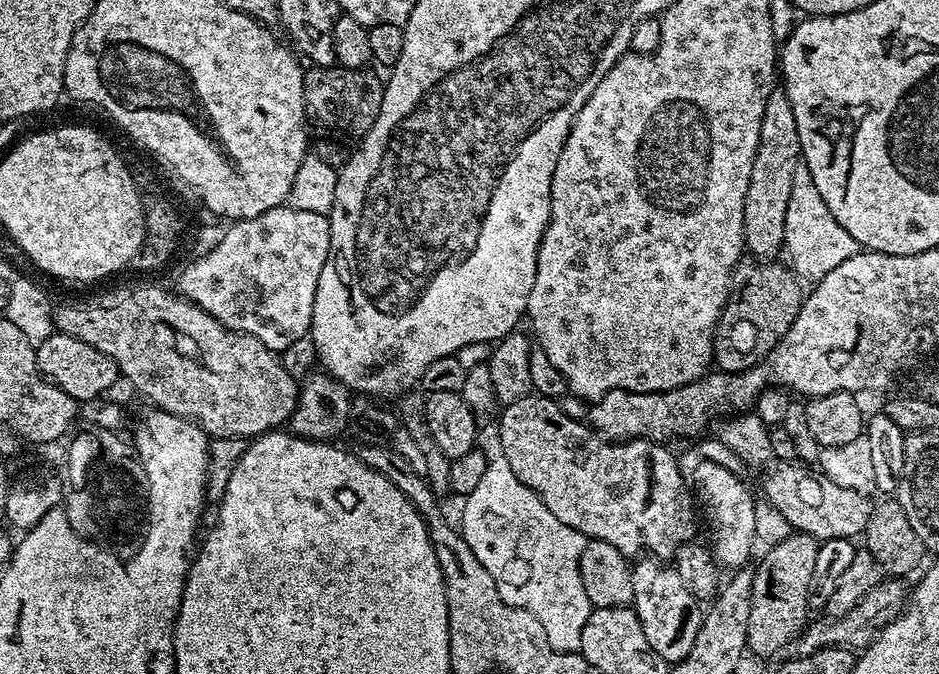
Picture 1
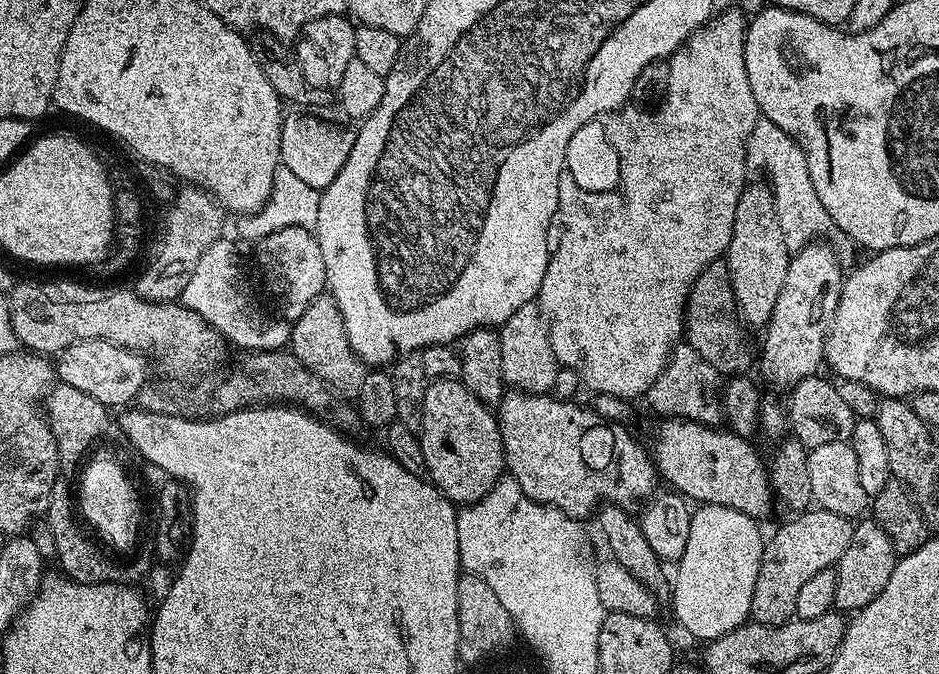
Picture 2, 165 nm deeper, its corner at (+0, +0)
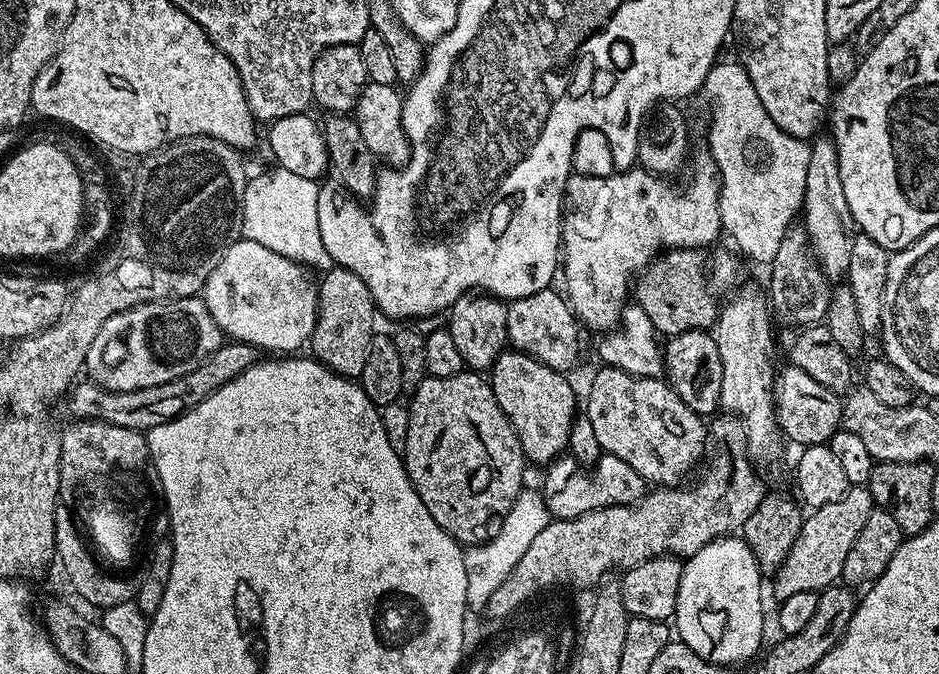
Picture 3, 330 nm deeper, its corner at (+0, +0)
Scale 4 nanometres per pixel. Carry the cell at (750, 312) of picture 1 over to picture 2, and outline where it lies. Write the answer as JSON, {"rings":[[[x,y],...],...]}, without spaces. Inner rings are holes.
{"rings":[[[721,258],[710,262],[698,274],[698,278],[688,291],[688,299],[684,306],[683,339],[718,374],[744,374],[748,368],[748,348],[740,337],[741,321],[738,319],[735,303],[732,299],[732,283],[728,273],[727,259]]]}

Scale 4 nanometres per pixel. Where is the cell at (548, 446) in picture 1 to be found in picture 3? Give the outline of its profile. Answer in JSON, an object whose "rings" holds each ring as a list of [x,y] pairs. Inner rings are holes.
{"rings":[[[506,350],[492,363],[490,383],[502,414],[510,422],[524,451],[525,461],[547,466],[567,449],[572,425],[578,415],[576,392],[569,377],[538,362],[524,352]]]}

